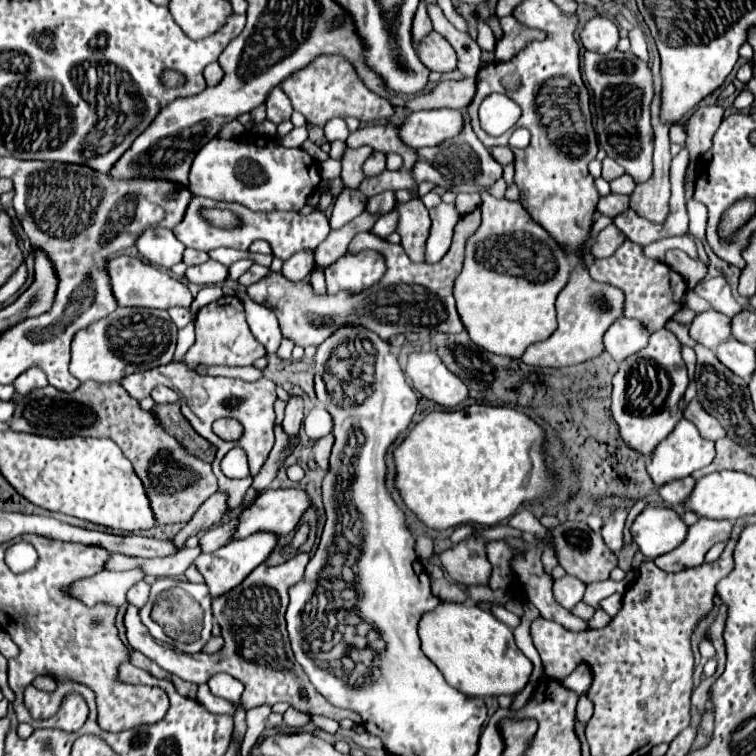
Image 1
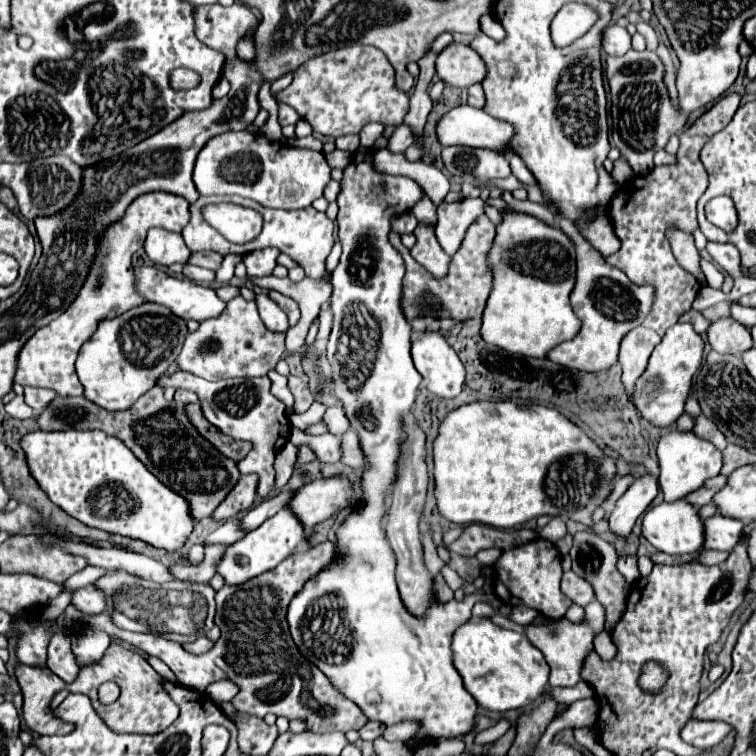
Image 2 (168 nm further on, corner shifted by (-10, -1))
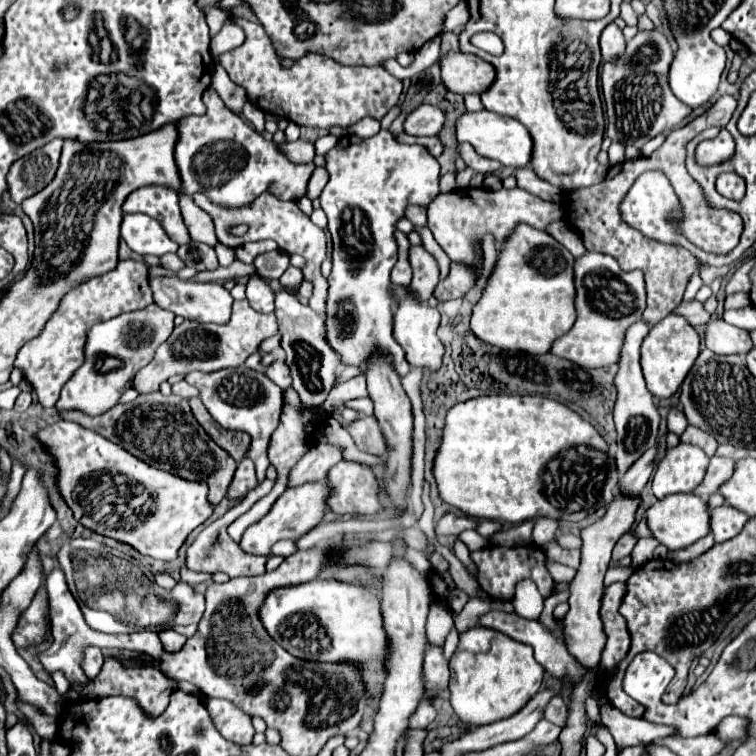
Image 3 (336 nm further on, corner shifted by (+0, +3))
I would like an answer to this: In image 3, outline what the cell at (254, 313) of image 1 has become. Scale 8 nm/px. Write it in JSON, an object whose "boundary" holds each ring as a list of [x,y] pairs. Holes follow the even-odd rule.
{"boundary":[[[254,275],[246,285],[246,297],[250,301],[250,307],[258,313],[272,313],[274,311],[274,291],[266,281],[262,281],[258,275]]]}

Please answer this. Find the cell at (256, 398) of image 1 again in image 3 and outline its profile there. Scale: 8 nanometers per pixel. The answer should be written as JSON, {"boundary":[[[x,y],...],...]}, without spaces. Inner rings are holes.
{"boundary":[[[248,367],[238,369],[222,369],[214,373],[202,373],[192,371],[184,377],[190,385],[194,385],[200,391],[200,399],[208,413],[222,429],[240,429],[252,437],[252,445],[246,453],[256,465],[256,477],[258,483],[266,479],[266,469],[270,465],[268,461],[268,445],[274,429],[278,427],[280,413],[282,413],[282,389],[274,385],[266,375],[252,371]]]}

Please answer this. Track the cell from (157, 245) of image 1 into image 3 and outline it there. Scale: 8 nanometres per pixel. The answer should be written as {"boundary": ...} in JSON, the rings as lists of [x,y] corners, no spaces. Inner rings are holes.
{"boundary":[[[142,213],[124,215],[120,235],[126,241],[126,245],[138,255],[162,257],[166,253],[178,251],[178,243],[174,243],[164,233],[162,225],[158,225],[158,221],[154,221],[152,217],[146,217]]]}

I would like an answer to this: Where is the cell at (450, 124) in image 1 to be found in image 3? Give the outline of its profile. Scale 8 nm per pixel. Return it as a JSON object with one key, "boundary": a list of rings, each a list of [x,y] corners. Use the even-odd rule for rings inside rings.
{"boundary":[[[478,111],[478,113],[464,113],[456,119],[456,139],[458,143],[470,143],[478,155],[486,159],[500,161],[506,167],[526,167],[530,163],[530,153],[532,153],[532,139],[526,127],[508,117],[508,115],[498,115],[492,111]]]}

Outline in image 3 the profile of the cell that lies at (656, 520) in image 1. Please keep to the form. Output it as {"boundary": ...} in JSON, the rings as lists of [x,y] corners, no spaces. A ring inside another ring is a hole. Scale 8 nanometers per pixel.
{"boundary":[[[684,493],[684,495],[668,495],[660,501],[656,501],[648,511],[646,511],[646,521],[650,533],[670,551],[684,549],[698,541],[700,537],[708,535],[710,531],[710,515],[706,511],[706,501],[702,497],[696,497],[694,493]]]}

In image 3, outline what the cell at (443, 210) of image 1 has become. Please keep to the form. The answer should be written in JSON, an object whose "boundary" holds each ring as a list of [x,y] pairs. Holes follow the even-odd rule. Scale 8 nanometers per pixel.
{"boundary":[[[456,189],[450,193],[440,193],[428,205],[428,227],[434,233],[434,239],[444,249],[444,253],[458,263],[476,263],[474,257],[474,239],[482,239],[484,233],[496,235],[496,245],[500,245],[506,235],[518,225],[528,223],[536,229],[546,229],[548,223],[558,221],[564,215],[562,205],[542,201],[536,195],[530,195],[524,189],[500,189],[498,193],[486,189]]]}

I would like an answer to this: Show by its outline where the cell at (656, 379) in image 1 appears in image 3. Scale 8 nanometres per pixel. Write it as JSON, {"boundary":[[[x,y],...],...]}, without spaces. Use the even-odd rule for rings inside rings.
{"boundary":[[[670,313],[660,323],[656,323],[642,343],[642,373],[646,379],[646,387],[654,397],[668,399],[682,385],[686,373],[694,365],[700,353],[700,337],[694,327],[680,315]]]}

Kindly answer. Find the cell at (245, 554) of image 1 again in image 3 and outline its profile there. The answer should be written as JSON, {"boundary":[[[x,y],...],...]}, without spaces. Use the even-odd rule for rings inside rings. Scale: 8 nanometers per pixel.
{"boundary":[[[316,481],[316,483],[306,483],[294,489],[286,489],[276,503],[272,505],[272,509],[268,511],[266,517],[262,517],[260,521],[256,521],[254,525],[250,525],[242,539],[240,539],[240,549],[250,553],[250,555],[268,555],[270,547],[280,541],[280,539],[300,539],[302,535],[306,535],[312,527],[316,527],[324,513],[326,513],[326,497],[328,497],[328,485],[324,481]]]}

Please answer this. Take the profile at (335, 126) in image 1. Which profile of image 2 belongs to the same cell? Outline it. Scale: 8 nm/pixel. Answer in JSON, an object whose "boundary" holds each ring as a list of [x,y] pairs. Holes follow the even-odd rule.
{"boundary":[[[344,135],[344,137],[338,137],[338,139],[336,139],[336,149],[354,153],[354,149],[358,149],[358,147],[360,147],[358,135]]]}

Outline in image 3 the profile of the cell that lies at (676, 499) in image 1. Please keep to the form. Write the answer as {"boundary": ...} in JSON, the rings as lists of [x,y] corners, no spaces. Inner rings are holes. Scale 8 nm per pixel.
{"boundary":[[[712,457],[710,459],[710,469],[706,471],[706,477],[702,481],[702,485],[698,485],[694,489],[694,493],[698,497],[708,497],[712,493],[718,491],[718,487],[734,473],[734,461],[732,459],[722,459],[722,457]]]}

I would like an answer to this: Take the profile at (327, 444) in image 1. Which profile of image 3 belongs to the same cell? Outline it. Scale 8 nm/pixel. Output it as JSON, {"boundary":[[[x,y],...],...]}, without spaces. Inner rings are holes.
{"boundary":[[[376,417],[356,419],[346,429],[352,435],[352,439],[360,451],[366,451],[366,453],[372,453],[378,457],[386,455],[386,443],[384,443],[384,437],[378,429]]]}

